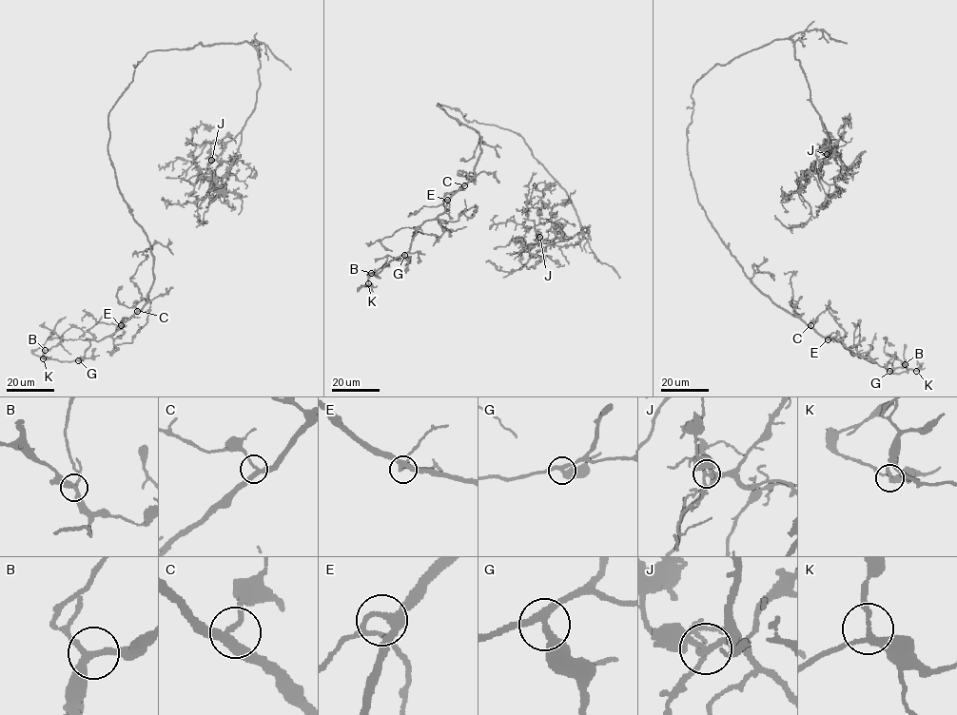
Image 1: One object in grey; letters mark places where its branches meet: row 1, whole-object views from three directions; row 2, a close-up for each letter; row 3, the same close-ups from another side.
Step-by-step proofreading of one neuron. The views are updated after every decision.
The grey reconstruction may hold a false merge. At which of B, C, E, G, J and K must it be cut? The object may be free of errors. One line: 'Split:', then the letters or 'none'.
Split: none

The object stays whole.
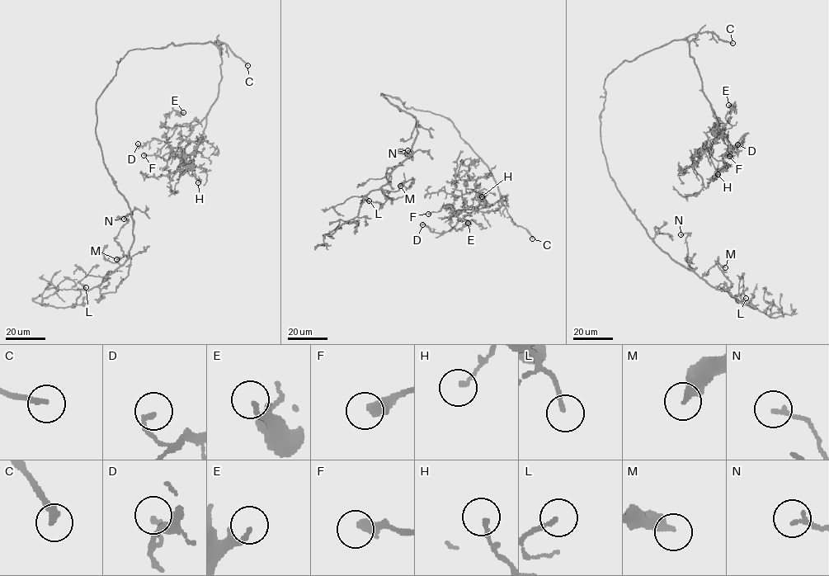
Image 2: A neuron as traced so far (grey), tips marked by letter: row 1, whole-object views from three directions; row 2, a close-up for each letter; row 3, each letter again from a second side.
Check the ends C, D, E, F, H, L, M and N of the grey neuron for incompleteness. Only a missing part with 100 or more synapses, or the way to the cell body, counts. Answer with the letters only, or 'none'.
C

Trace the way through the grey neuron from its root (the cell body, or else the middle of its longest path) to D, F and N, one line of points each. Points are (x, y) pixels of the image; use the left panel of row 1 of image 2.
D: (105, 88), (129, 50), (209, 41), (219, 49), (217, 99), (187, 137), (180, 158), (163, 141), (138, 144)
F: (105, 88), (129, 50), (209, 41), (219, 49), (221, 78), (208, 113), (167, 160), (143, 155)
N: (105, 88), (96, 104), (96, 133), (129, 207), (128, 257), (115, 241), (124, 219)

